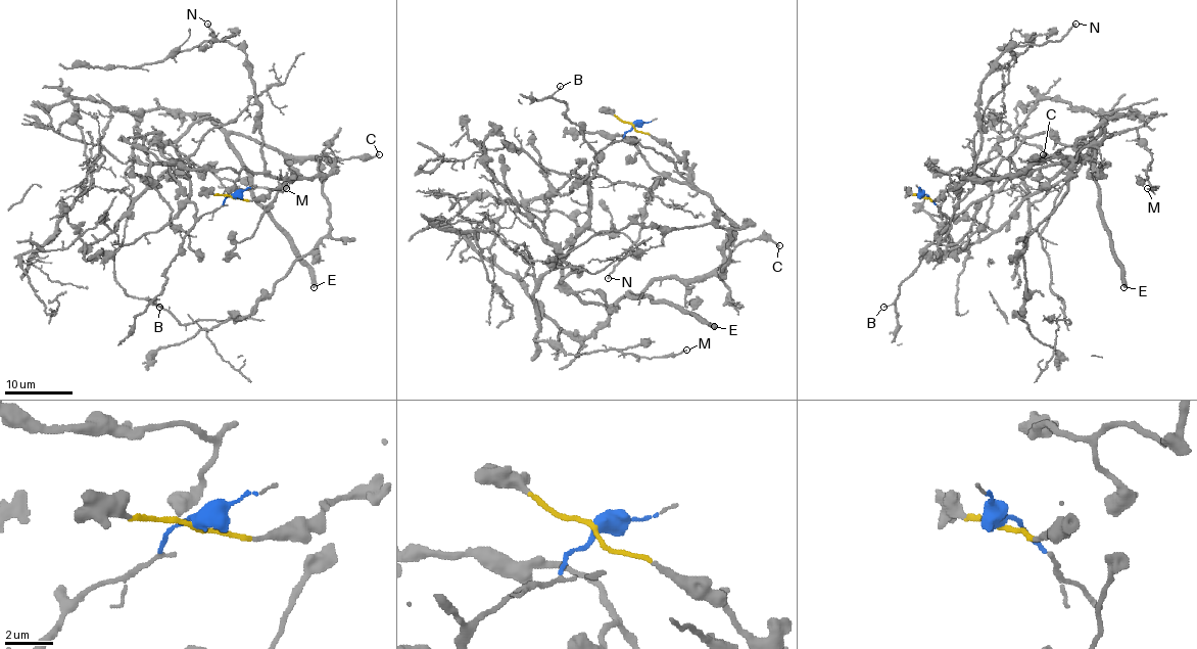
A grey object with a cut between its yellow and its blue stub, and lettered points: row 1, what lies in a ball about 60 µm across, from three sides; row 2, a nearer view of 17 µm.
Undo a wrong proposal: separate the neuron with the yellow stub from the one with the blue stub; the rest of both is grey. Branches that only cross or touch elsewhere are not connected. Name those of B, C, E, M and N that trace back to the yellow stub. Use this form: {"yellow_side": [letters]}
{"yellow_side": ["C", "E", "N"]}

